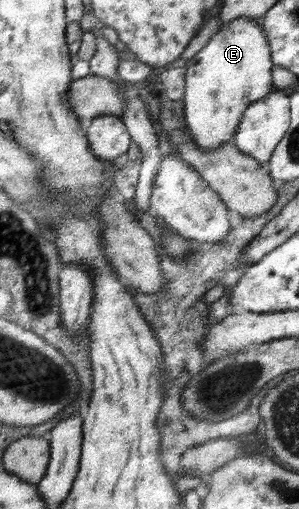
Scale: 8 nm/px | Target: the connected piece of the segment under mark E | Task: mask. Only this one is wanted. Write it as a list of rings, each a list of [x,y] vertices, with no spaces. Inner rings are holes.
[[[240,16],[219,29],[205,48],[186,65],[184,116],[186,127],[199,148],[210,152],[224,142],[230,142],[240,126],[248,106],[265,99],[271,86],[271,58],[269,40],[259,19]]]

